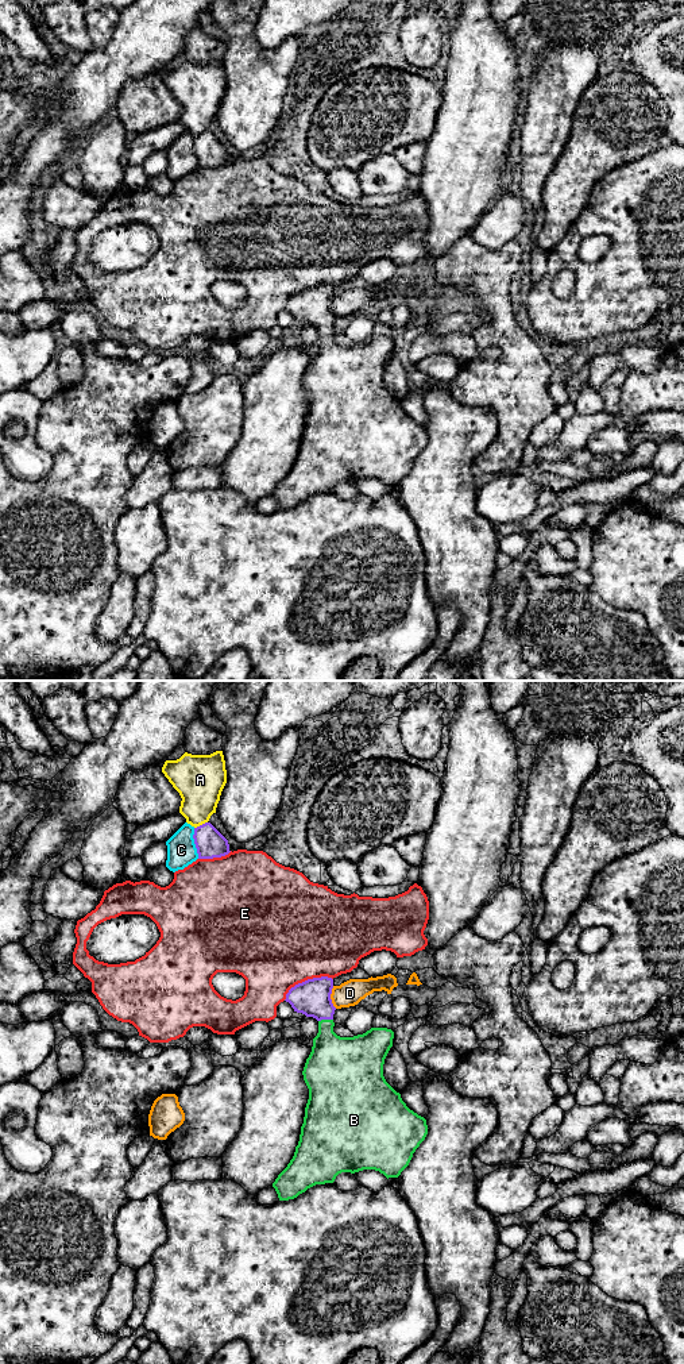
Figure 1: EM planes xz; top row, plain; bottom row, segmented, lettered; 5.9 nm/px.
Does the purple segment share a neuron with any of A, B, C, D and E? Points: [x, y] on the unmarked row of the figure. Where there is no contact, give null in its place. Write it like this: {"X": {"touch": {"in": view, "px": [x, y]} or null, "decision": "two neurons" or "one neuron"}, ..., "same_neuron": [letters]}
{"A": {"touch": {"in": "xz", "px": [200, 134]}, "decision": "two neurons"}, "B": {"touch": {"in": "xz", "px": [325, 327]}, "decision": "one neuron"}, "C": {"touch": {"in": "xz", "px": [194, 151]}, "decision": "two neurons"}, "D": {"touch": {"in": "xz", "px": [329, 305]}, "decision": "two neurons"}, "E": {"touch": {"in": "xz", "px": [305, 289]}, "decision": "two neurons"}, "same_neuron": ["B"]}

